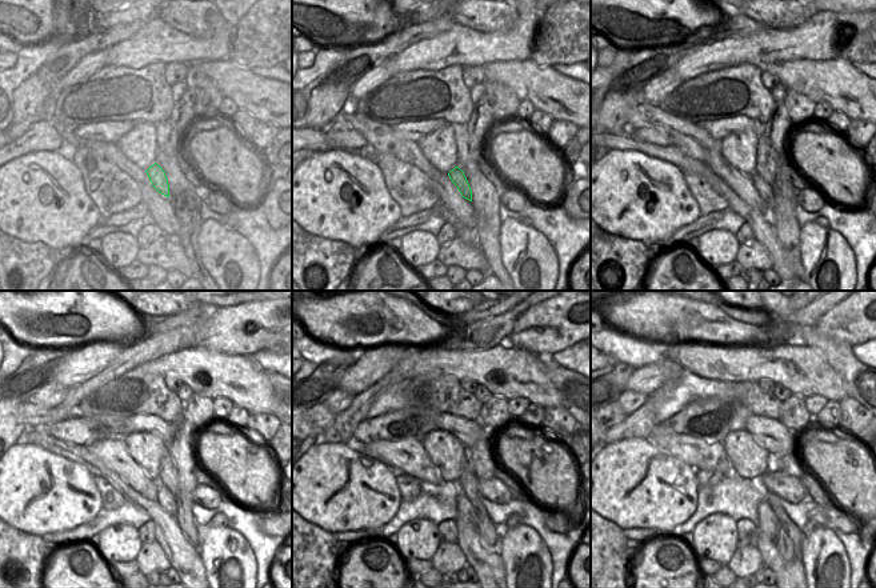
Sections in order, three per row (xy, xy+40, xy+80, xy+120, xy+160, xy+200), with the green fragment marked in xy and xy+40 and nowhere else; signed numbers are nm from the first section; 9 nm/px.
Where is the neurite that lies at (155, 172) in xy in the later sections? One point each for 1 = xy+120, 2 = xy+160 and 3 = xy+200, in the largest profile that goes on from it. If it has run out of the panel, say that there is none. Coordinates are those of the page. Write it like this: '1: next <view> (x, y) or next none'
1: next xy+120 (166, 499)
2: next xy+160 (464, 507)
3: next xy+200 (768, 523)

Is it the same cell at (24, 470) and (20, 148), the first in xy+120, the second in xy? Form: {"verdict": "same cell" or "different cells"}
{"verdict": "different cells"}

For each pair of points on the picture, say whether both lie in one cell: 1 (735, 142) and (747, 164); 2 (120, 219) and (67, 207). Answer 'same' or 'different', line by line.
1: same
2: different

